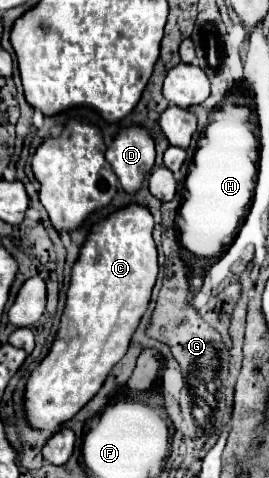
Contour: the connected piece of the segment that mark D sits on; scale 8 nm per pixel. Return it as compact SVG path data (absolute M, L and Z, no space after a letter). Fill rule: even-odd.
M138 126L122 130L106 150L106 160L128 194L140 190L154 166L154 158L154 140Z

